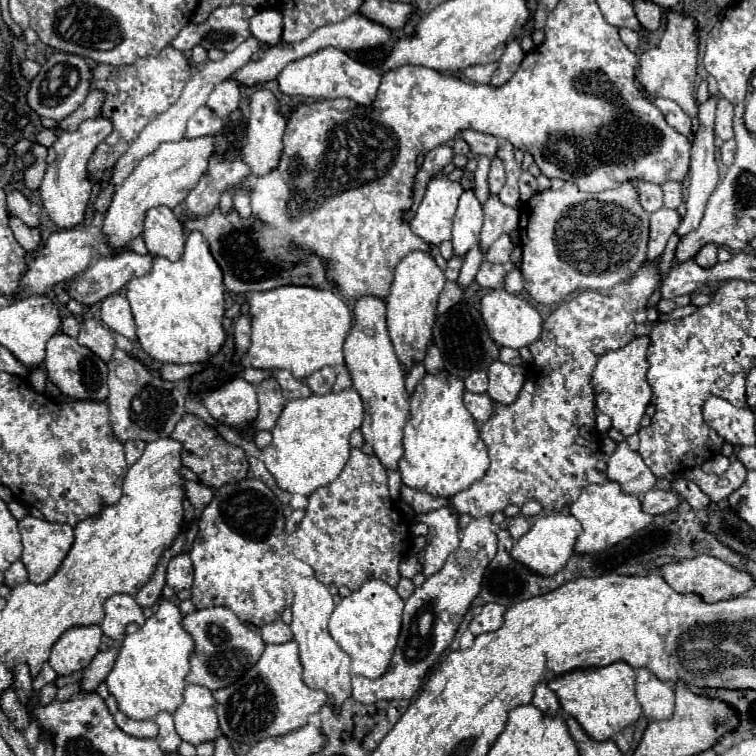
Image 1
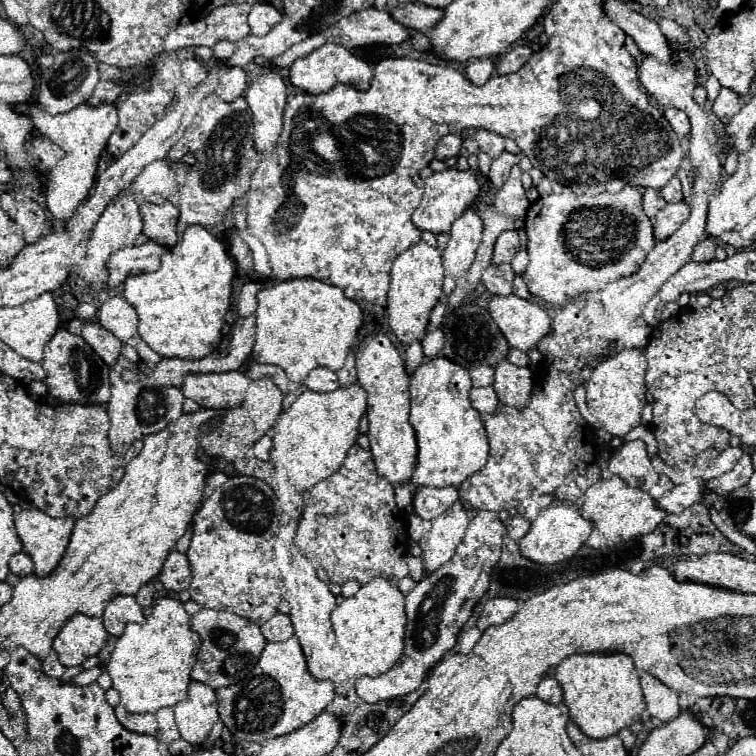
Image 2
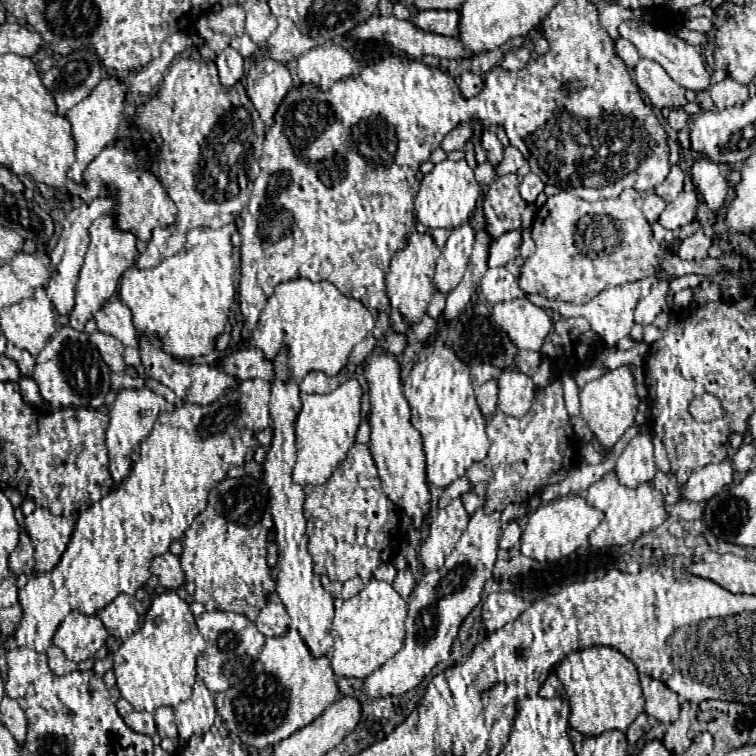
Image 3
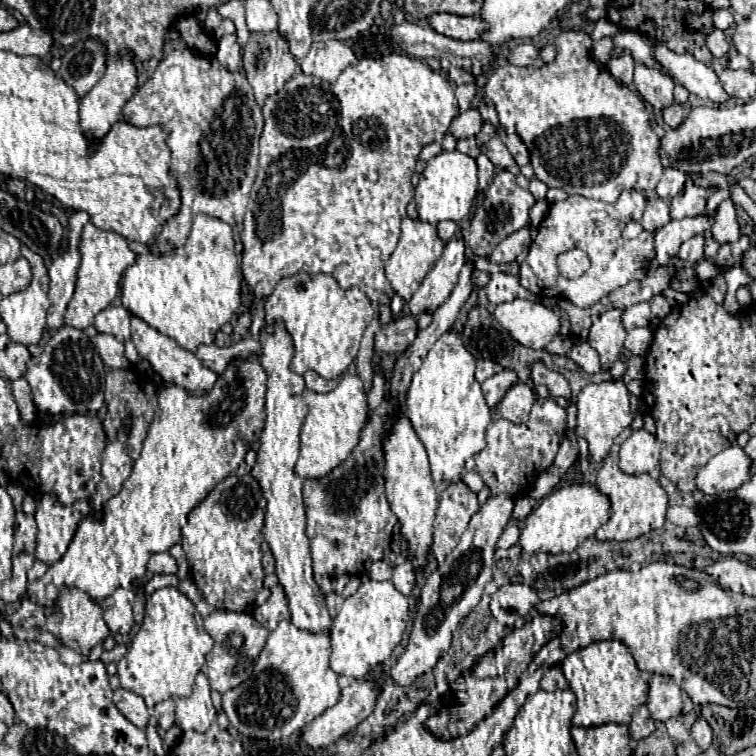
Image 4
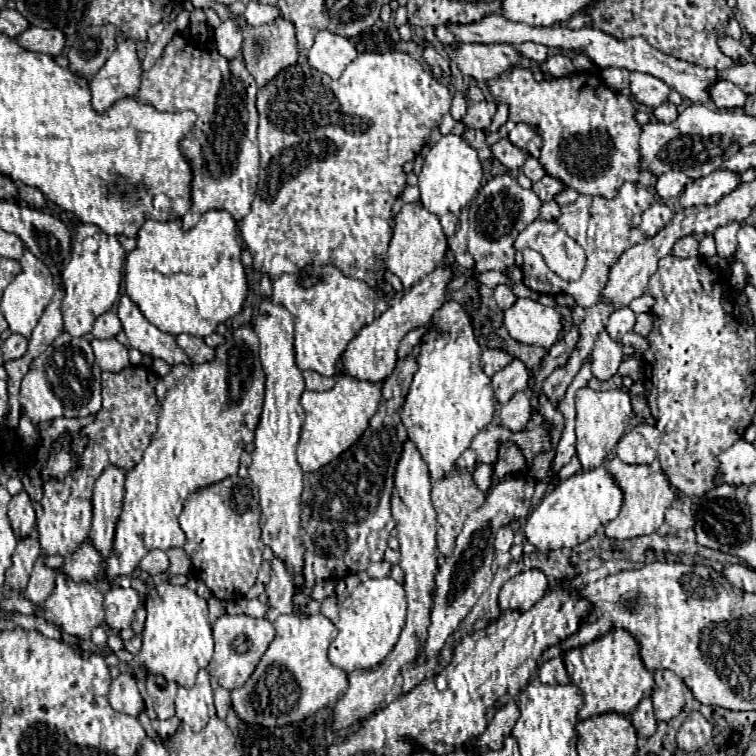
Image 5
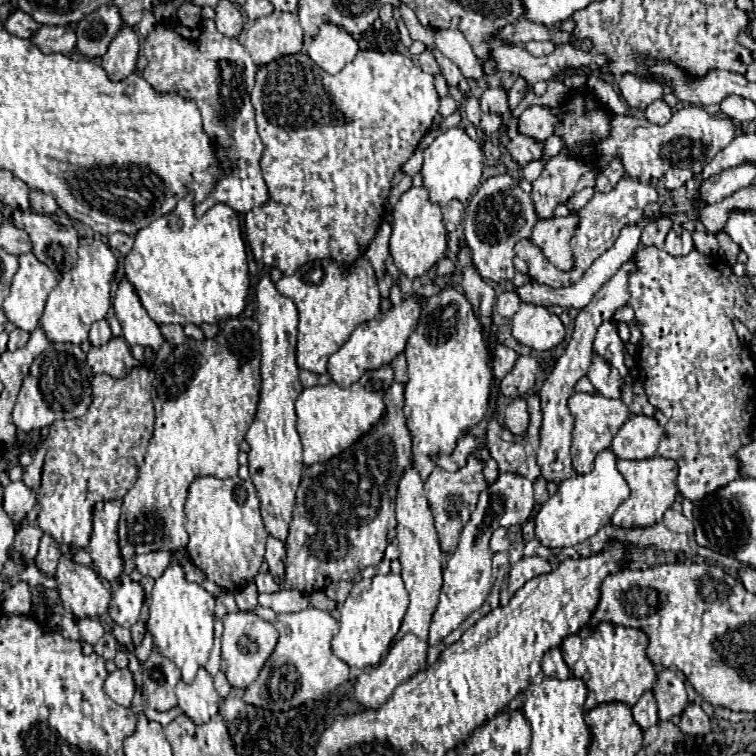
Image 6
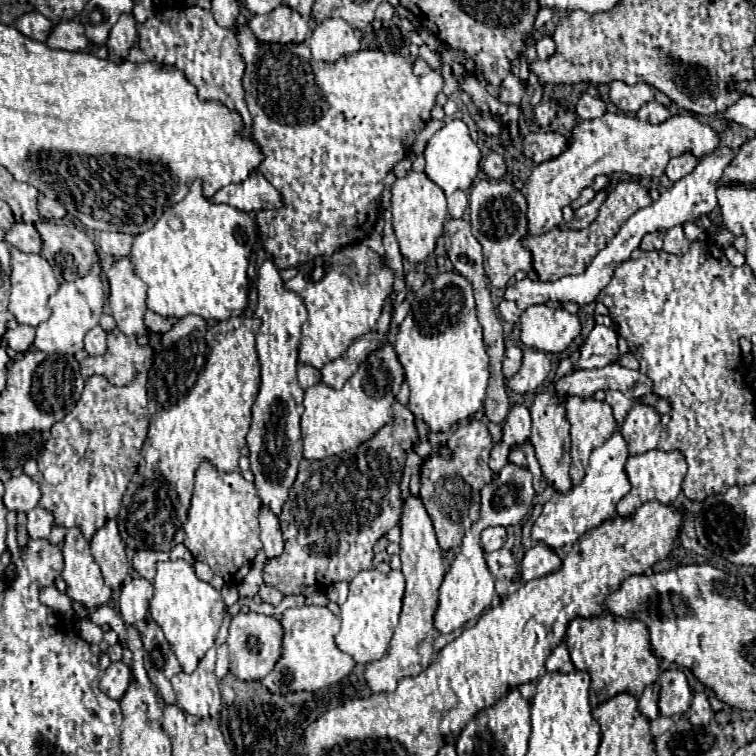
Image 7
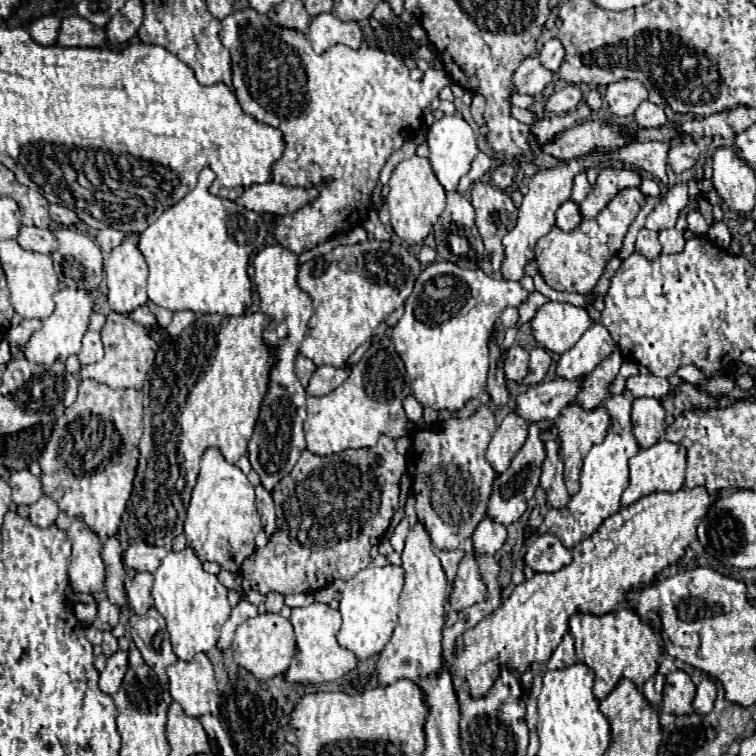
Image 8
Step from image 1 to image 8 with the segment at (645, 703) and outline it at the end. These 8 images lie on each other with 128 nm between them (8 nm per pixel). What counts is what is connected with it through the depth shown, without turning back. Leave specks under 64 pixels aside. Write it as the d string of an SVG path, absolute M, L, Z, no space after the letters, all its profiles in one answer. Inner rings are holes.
M682 670L666 674L664 700L660 710L666 714L692 714L692 700L696 696L696 686L690 676Z

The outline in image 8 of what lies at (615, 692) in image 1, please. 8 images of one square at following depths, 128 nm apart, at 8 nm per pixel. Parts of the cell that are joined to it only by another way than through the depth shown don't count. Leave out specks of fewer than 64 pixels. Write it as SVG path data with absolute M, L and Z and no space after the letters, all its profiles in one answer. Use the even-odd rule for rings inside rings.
M618 608L602 616L576 612L570 616L570 634L576 640L578 660L594 670L594 696L598 700L604 700L620 678L628 678L636 688L642 688L642 684L658 670L658 660L662 656L660 638L652 626L642 622L630 608Z

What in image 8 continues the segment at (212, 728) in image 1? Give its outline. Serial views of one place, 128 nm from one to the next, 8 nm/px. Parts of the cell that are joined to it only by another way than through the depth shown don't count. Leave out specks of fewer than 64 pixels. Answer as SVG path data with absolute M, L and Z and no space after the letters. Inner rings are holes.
M196 654L190 662L178 660L166 668L170 678L170 696L188 716L210 712L210 700L216 694L214 670L206 654Z

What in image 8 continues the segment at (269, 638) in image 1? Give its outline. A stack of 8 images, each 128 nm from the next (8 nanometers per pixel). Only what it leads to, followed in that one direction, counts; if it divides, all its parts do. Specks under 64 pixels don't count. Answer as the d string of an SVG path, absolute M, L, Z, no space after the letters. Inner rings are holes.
M258 484L256 486L256 506L258 506L258 514L260 514L260 520L262 520L262 526L266 530L268 536L272 536L272 532L276 530L276 514L274 514L274 502L272 502L272 496L270 492Z

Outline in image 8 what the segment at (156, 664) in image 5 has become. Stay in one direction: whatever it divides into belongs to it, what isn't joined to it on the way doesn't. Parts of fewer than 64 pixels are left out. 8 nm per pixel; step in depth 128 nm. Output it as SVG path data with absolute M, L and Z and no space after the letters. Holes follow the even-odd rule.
M186 546L180 552L168 552L160 568L154 572L152 598L156 610L164 614L168 632L172 636L172 650L178 658L188 660L198 652L208 652L220 638L220 628L230 616L228 590L218 582L214 574L204 572L194 548Z

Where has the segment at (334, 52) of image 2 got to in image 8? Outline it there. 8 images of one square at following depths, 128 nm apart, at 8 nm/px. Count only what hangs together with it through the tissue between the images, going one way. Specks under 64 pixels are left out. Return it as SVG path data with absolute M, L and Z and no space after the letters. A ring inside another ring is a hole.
M318 14L312 18L306 38L312 42L316 54L328 50L334 44L346 44L350 48L360 48L362 28L358 22L344 22L334 14Z

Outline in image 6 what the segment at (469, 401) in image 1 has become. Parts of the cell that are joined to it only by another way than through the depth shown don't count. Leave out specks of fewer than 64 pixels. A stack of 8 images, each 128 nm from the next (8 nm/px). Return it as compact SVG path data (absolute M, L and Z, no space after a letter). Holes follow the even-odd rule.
M520 356L510 374L500 380L500 392L504 396L524 396L528 390L536 386L536 376L540 370L540 362L534 356Z

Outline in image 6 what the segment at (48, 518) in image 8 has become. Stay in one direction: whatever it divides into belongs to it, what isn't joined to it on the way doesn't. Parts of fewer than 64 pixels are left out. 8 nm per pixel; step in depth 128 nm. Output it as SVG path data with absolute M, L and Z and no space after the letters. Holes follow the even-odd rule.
M28 524L26 528L22 528L18 534L16 534L16 540L14 540L14 548L16 548L16 554L12 556L14 560L16 558L36 558L38 554L38 544L40 544L40 538L42 538L42 528L36 526L36 524Z

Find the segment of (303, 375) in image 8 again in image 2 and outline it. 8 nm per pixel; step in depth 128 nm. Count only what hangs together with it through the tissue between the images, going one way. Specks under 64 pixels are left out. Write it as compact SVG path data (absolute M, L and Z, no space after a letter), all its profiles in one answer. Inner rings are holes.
M322 366L314 368L308 374L308 378L304 380L304 384L306 384L308 390L314 390L314 392L332 392L332 390L340 388L336 374L328 368L322 368Z

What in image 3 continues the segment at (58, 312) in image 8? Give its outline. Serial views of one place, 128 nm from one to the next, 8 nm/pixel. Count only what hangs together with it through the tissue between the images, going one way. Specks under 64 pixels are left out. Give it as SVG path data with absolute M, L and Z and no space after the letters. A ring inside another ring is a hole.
M112 212L92 222L88 228L88 236L90 236L90 244L88 244L84 264L80 270L80 280L76 284L76 304L70 312L70 324L74 326L74 330L84 330L82 324L94 318L94 314L102 308L102 304L116 292L118 280L124 274L124 270L128 270L138 258L136 238L130 232L122 232L114 226Z

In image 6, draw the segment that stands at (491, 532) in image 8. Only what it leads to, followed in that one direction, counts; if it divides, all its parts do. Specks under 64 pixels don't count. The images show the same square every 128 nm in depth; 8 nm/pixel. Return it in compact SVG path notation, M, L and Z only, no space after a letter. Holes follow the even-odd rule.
M498 528L492 538L490 538L490 550L492 552L500 552L500 550L506 550L510 546L510 540L508 540L508 530L506 528Z

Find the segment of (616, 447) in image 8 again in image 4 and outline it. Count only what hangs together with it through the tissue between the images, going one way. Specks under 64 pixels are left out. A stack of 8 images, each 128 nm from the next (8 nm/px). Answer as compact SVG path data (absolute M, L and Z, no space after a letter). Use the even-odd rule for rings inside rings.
M608 310L590 328L588 342L600 354L602 370L610 370L622 356L626 330L620 326L620 314L622 310ZM590 482L560 484L548 496L544 496L540 500L540 504L528 514L522 534L520 534L520 546L530 554L574 552L578 548L578 544L582 544L586 538L594 536L594 532L602 524L606 524L608 518L610 518L610 500L594 484L590 484Z

